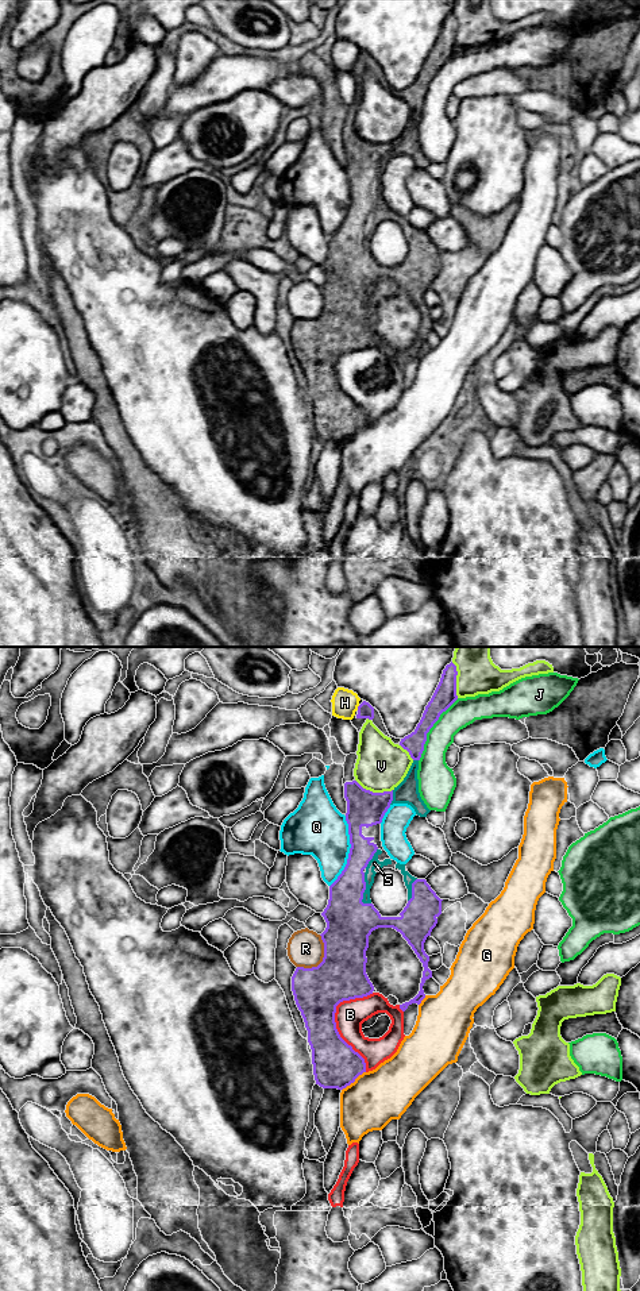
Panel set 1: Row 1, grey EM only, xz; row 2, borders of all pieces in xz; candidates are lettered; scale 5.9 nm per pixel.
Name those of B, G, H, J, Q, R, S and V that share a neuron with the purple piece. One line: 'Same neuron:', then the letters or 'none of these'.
Same neuron: S

